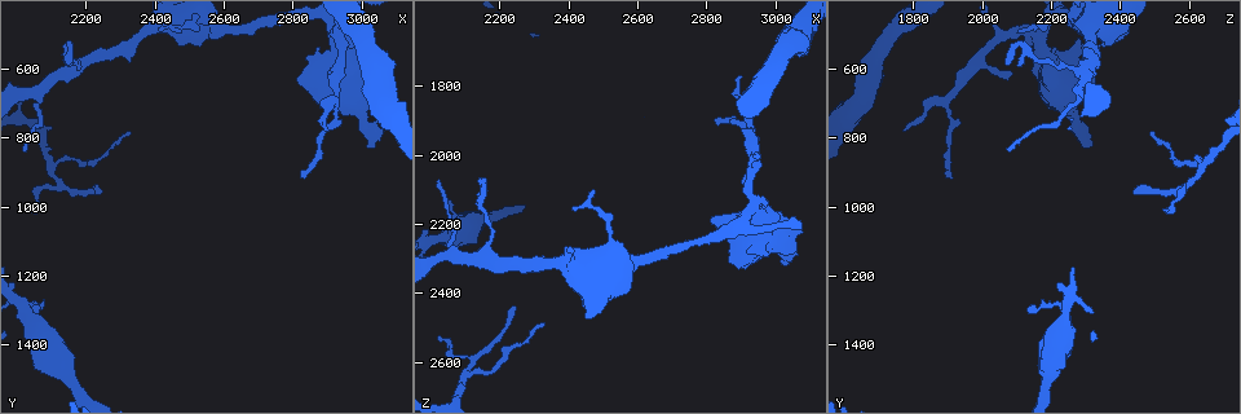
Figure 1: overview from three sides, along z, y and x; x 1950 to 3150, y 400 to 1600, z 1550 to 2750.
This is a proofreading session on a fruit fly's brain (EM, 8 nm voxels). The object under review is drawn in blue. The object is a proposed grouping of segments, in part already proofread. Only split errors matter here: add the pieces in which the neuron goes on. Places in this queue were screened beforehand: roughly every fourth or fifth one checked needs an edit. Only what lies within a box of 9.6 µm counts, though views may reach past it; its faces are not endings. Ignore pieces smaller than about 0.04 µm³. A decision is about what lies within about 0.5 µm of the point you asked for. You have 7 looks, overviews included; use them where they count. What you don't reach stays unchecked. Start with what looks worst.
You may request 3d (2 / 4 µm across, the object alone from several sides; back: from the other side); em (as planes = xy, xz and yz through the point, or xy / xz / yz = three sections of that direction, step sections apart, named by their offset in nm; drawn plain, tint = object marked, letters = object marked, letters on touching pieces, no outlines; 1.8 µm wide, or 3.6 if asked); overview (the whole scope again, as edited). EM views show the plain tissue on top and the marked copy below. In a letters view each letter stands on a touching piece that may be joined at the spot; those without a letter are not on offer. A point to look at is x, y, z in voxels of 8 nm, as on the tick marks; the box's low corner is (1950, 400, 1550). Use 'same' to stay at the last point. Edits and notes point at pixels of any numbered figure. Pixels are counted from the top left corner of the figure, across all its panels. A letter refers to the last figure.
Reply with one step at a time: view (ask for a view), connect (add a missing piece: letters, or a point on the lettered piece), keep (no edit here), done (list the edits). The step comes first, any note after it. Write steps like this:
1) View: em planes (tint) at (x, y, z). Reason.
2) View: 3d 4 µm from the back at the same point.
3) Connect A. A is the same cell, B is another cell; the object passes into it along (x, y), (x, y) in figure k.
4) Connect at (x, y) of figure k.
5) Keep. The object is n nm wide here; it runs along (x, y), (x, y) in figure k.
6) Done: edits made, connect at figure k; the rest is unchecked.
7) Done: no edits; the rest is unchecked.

View: em planes (letters) at (2250, 960, 2440). An open end.

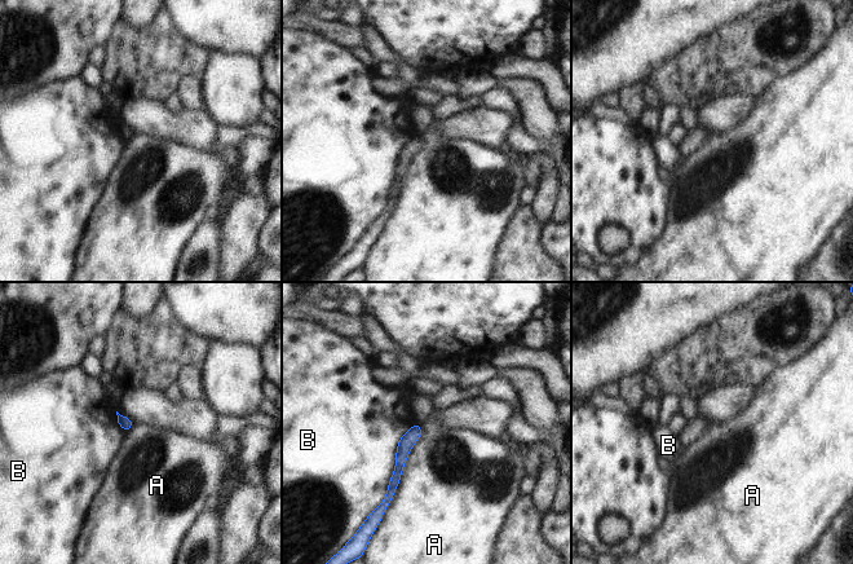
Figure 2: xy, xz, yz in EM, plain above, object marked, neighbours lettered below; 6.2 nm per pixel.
Keep. A and B are other cells; it runs along (416, 427), (403, 448), (389, 494) in figure 2; no lettered piece goes on from it.

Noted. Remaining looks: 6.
View: 3d 4 µm from the back at (3020, 820, 2320).

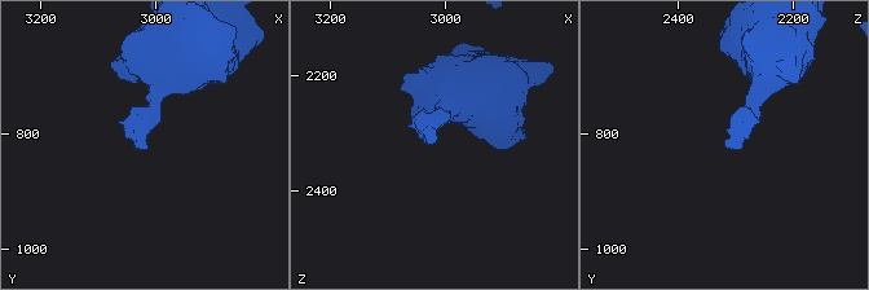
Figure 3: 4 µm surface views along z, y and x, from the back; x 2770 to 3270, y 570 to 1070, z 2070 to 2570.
View: em planes (letters) at (3020, 825, 2315).

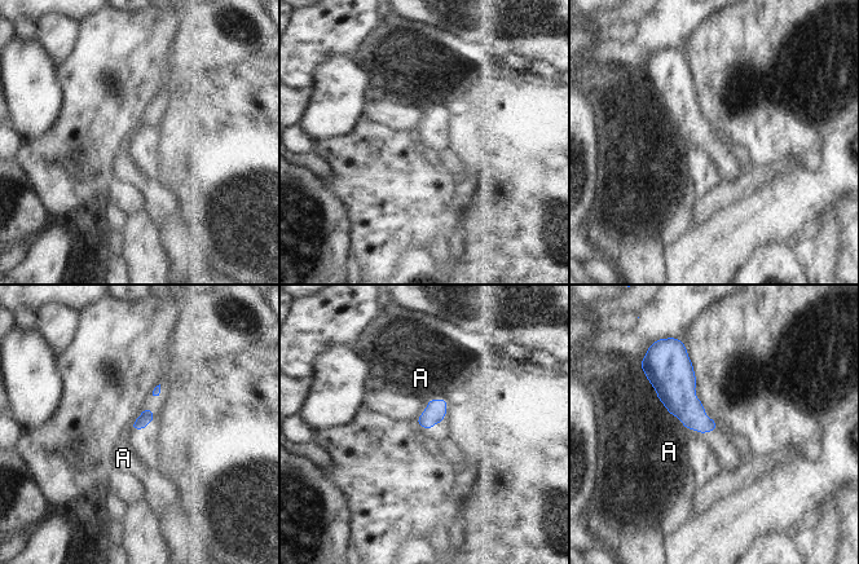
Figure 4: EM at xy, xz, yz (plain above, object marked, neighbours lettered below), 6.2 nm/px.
Keep. A is another cell; a border runs along (669, 412), (686, 427), (703, 433) in figure 4; no lettered piece goes on from it.

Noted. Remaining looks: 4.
View: em planes (letters) at (2900, 610, 2090). Free end.

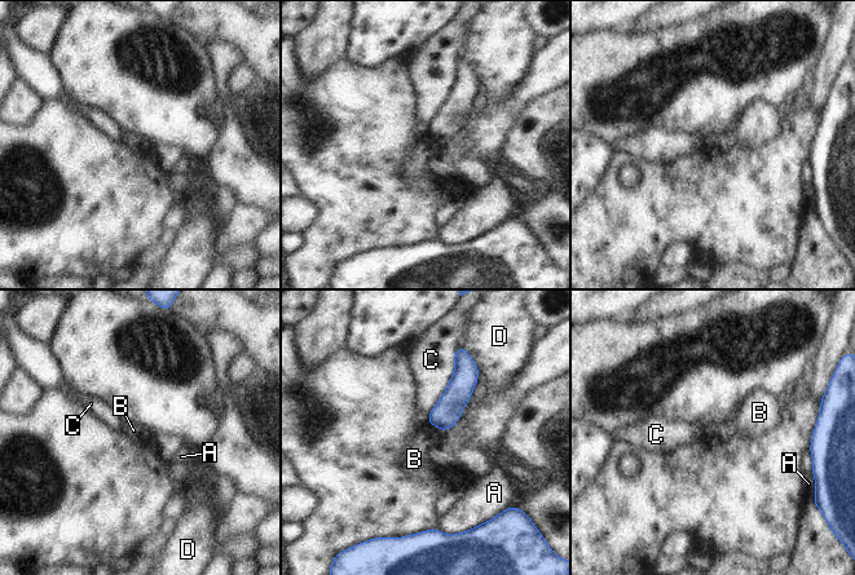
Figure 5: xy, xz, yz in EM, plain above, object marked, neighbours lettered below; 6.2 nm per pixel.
Keep. A, B, C and D are other cells; a border runs along (428, 421), (443, 430) in figure 5; no lettered piece goes on from it.

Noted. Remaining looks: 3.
Done: no edits; the rest is unchecked.

